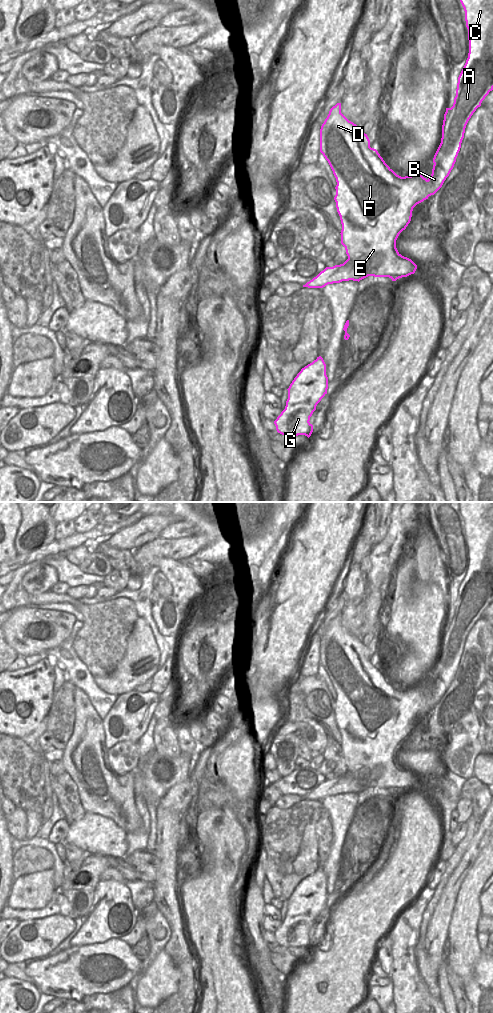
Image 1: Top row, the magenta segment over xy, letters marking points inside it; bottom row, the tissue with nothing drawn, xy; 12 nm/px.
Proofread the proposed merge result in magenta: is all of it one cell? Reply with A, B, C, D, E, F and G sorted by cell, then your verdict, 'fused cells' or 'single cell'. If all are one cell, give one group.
A B C D F G / E; fused cells

